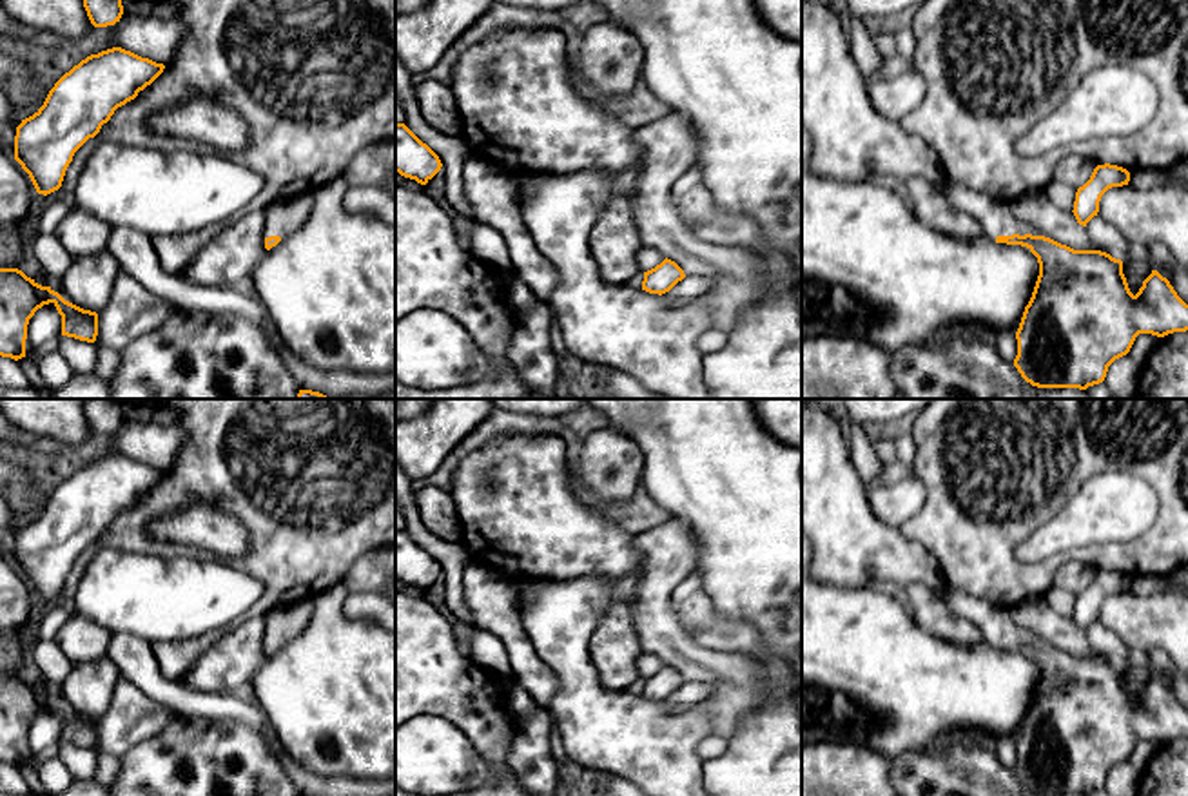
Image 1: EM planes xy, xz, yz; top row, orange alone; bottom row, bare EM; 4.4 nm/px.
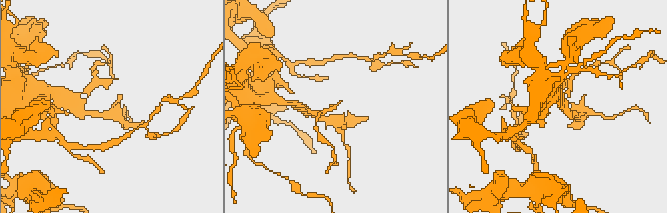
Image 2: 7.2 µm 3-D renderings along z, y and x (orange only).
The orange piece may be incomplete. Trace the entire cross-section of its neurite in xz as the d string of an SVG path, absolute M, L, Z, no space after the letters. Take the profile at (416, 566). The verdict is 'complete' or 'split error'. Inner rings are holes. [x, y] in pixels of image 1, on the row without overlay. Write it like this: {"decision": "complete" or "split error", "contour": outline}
{"decision": "complete", "contour": "M395 528L395 578L426 591L443 569L404 529Z"}

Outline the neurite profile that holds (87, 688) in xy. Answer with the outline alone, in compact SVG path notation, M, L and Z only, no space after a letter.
M109 662L76 664L58 687L58 700L83 714L100 720L111 704L116 673Z

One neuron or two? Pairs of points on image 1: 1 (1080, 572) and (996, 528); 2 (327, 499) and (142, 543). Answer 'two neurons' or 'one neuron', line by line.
1: two neurons
2: one neuron

